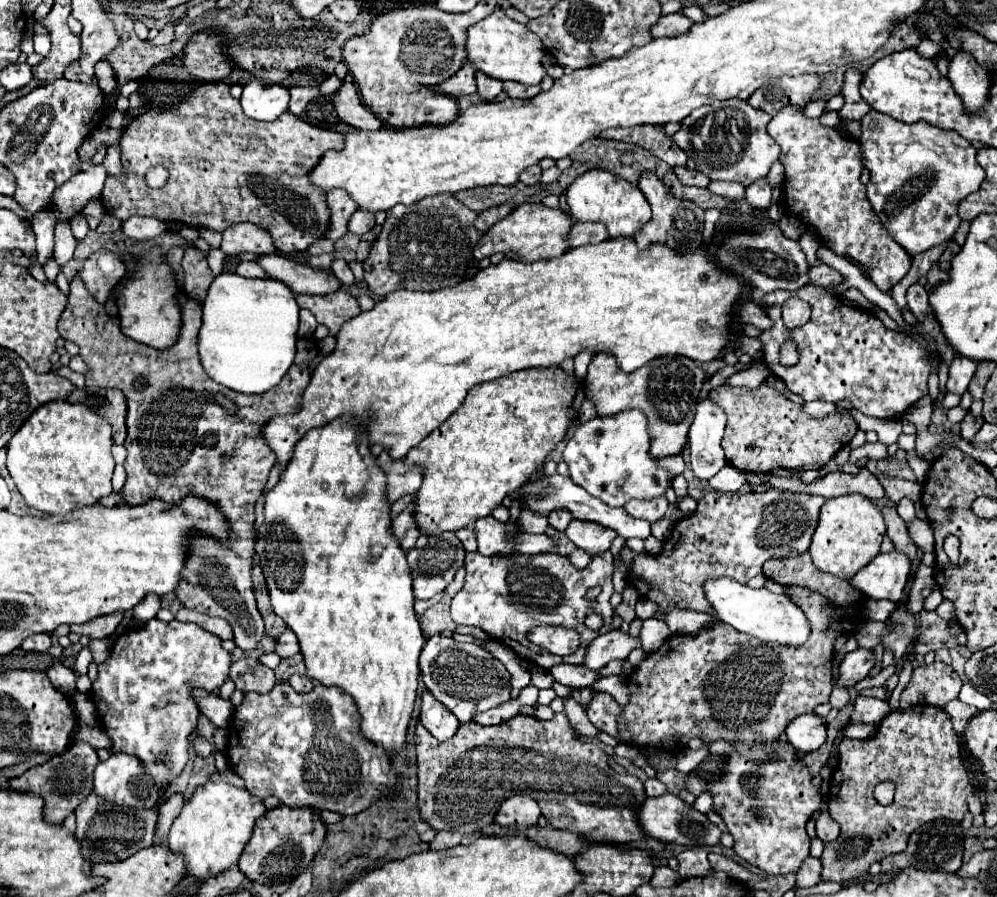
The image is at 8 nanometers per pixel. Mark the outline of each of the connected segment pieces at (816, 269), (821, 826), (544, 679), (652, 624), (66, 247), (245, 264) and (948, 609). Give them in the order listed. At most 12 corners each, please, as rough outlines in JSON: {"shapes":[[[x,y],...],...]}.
{"shapes":[[[828,265],[810,269],[810,283],[834,287],[844,281],[836,269]],[[824,811],[816,819],[818,839],[838,839],[840,825]],[[532,669],[532,685],[546,689],[554,677],[544,669]],[[662,619],[644,621],[640,639],[646,653],[656,651],[670,629]],[[58,221],[54,257],[64,265],[74,255],[68,221]],[[242,261],[236,273],[248,279],[268,279],[268,273],[254,261]],[[944,599],[935,612],[946,621],[956,620],[954,605]]]}

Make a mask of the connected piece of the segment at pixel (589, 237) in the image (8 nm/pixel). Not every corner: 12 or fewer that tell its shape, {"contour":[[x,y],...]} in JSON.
{"contour":[[600,221],[576,223],[570,247],[602,243],[610,239]]}

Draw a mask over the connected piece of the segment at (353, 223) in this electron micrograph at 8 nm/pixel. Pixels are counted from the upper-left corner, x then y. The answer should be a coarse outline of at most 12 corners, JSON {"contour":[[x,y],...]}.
{"contour":[[358,209],[348,231],[364,235],[376,225],[374,211]]}

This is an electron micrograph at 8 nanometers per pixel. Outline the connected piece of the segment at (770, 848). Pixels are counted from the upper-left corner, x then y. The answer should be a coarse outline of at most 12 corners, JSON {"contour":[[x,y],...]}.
{"contour":[[782,739],[732,743],[712,793],[740,859],[768,875],[810,855],[822,803]]}

